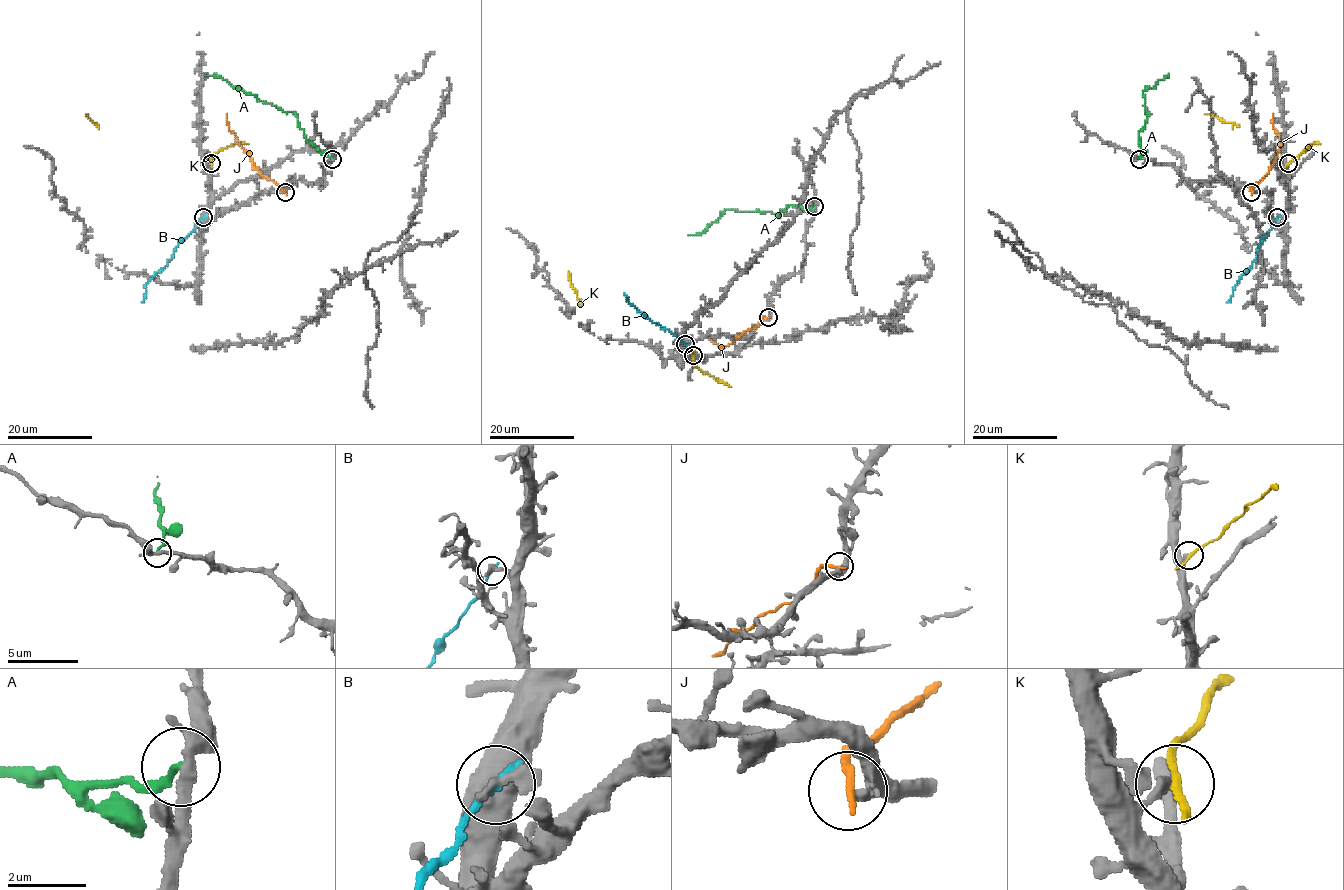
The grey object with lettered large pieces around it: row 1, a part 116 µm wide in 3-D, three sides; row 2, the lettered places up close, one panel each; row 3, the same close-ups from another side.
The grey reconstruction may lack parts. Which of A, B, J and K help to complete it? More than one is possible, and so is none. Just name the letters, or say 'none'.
none

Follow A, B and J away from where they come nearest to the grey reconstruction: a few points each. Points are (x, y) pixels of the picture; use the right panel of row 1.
A: (1139, 159), (1140, 131), (1148, 113), (1142, 92), (1154, 87), (1168, 74)
B: (1278, 217), (1263, 237), (1256, 258), (1225, 301)
J: (1251, 192), (1267, 174), (1280, 147), (1280, 137), (1273, 129), (1273, 113)

